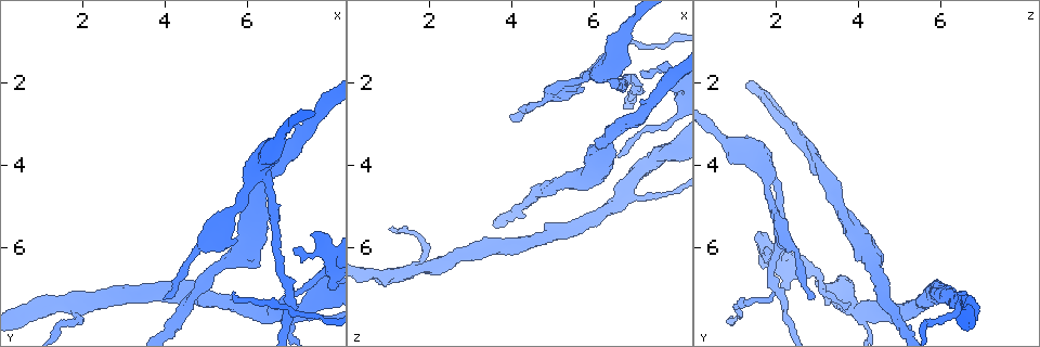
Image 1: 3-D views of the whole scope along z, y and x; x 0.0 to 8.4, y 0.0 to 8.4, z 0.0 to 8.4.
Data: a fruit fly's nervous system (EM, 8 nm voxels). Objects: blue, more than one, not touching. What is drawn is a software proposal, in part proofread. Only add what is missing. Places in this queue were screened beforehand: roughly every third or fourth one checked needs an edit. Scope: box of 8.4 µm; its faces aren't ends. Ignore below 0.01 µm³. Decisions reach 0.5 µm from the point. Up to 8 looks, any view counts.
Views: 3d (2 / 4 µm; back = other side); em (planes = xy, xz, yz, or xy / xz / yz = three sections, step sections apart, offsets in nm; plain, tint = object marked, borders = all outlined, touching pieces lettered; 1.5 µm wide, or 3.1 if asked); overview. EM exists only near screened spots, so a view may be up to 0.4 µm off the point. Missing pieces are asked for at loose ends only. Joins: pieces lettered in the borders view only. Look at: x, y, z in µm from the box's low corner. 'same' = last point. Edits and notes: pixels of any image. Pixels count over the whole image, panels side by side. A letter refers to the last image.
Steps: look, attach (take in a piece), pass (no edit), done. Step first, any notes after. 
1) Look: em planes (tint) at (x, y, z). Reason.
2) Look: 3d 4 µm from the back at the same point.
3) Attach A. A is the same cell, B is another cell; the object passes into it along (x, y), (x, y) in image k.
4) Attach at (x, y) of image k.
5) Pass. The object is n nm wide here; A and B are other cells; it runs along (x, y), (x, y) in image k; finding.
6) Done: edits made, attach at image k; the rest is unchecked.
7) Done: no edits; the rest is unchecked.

Look: em xz step 8 (borders) at (5.60, 7.10, 1.95). Tapers out.

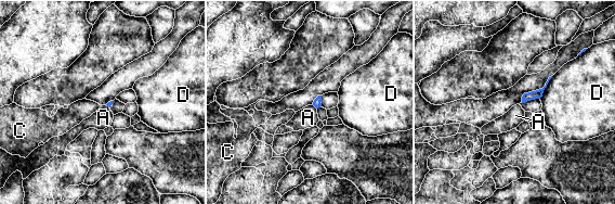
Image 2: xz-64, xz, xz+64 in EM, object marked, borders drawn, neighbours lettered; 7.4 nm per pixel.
Pass. A, C and D are other cells; a border runs along (312, 104), (316, 109) in image 2; none of them fits.

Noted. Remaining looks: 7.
Look: em yz step 4 (tint) at (4.00, 7.20, 2.85). An open end.

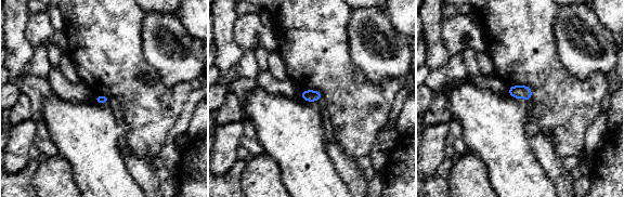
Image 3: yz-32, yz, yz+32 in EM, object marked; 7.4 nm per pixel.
Look: em planes (borders) at the same point.

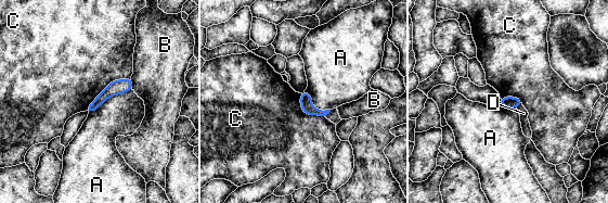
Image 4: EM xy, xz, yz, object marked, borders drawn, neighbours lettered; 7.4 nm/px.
Attach D. The object is 90 nm wide here; D is the same cell, A, B and C are other cells; it goes on there.

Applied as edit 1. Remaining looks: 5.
Look: overview. See it whole again.

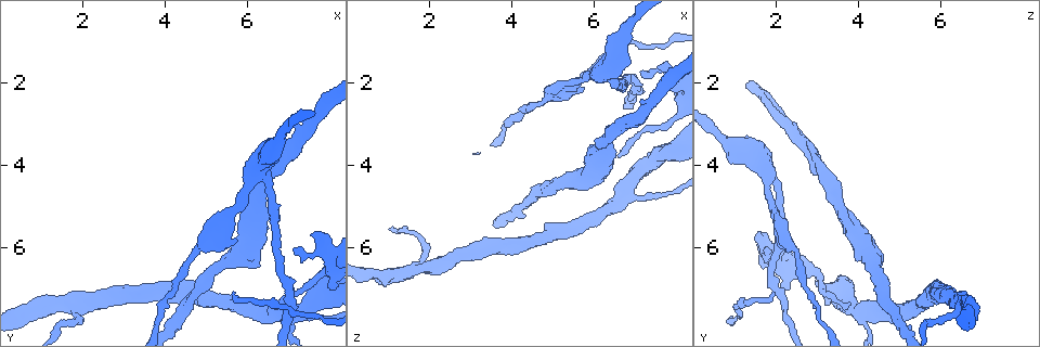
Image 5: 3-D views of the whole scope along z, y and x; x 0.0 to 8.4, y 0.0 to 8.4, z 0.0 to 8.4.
Look: 3d 2 µm at (6.50, 7.30, 3.80).

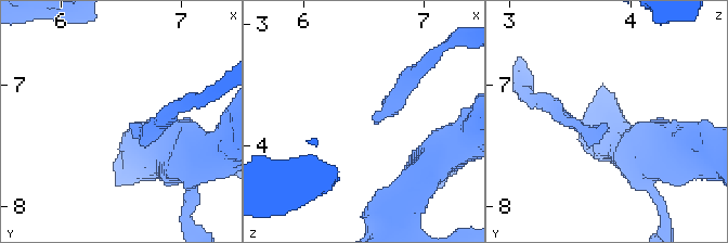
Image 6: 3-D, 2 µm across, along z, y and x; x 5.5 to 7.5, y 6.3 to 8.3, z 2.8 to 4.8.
Look: em planes (borders) at (6.56, 7.32, 3.76). Shape alone is not enough.

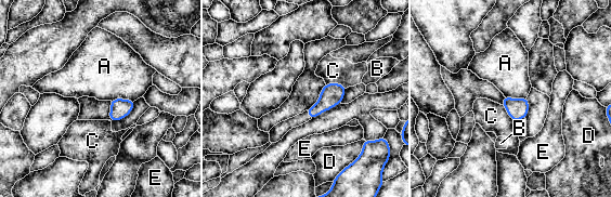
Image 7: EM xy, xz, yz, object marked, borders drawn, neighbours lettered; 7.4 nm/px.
Pass. A, B, C, D and E are other cells; a border runs along (133, 100), (113, 99), (111, 101) in image 7; none of them fits.

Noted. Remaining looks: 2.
Done: edits made, attach at image 4; the rest is unchecked.

